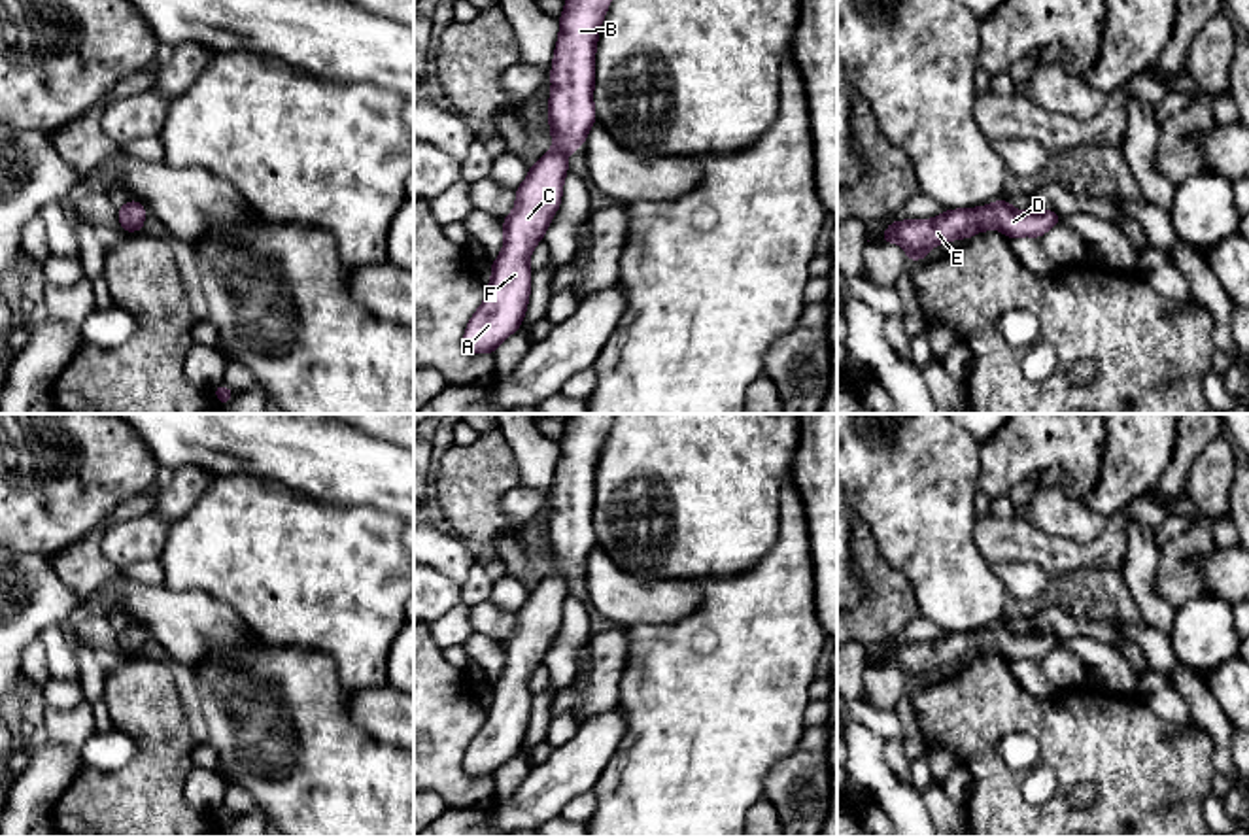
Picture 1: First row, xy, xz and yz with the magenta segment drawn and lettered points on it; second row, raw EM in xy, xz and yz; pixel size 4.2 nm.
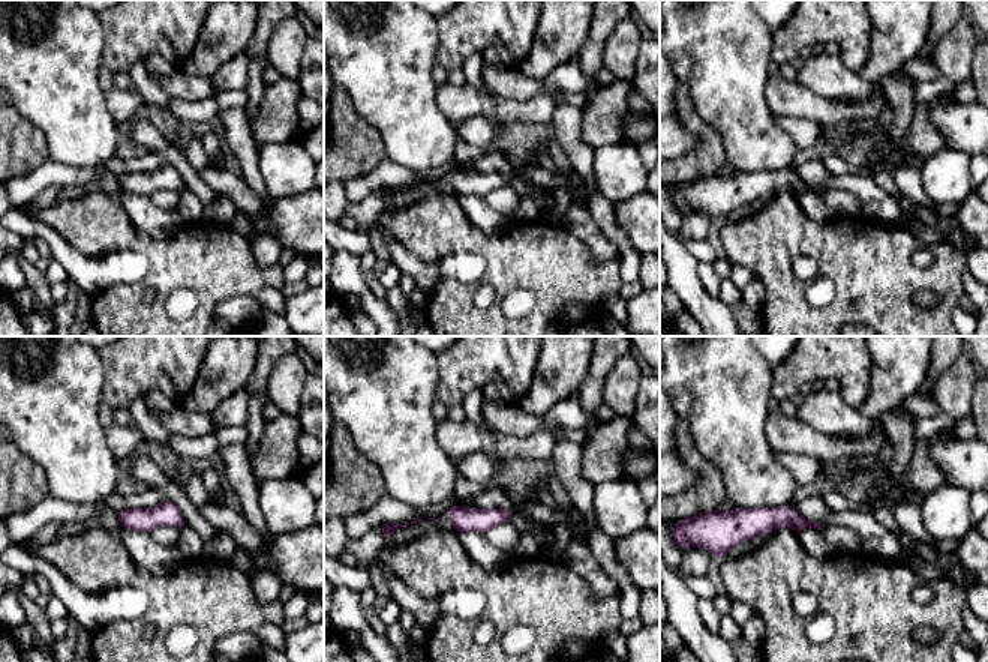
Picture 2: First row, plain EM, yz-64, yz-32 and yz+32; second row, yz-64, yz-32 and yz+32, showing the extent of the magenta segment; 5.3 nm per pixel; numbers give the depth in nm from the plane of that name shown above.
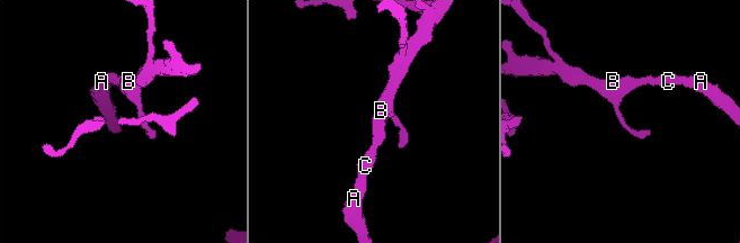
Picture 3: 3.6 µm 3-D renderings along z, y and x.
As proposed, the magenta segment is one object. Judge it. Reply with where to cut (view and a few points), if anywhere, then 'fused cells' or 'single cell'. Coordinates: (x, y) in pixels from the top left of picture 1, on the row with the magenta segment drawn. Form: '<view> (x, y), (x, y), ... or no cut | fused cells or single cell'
no cut | single cell

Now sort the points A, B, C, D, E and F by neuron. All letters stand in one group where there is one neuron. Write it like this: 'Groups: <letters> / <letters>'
Groups: A B C D E F

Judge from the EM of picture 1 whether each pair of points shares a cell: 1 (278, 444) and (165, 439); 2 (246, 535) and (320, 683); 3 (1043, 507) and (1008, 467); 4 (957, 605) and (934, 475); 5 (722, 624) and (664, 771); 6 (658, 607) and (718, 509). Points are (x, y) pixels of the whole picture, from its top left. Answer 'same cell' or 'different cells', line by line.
1: same cell
2: different cells
3: different cells
4: same cell
5: same cell
6: different cells

